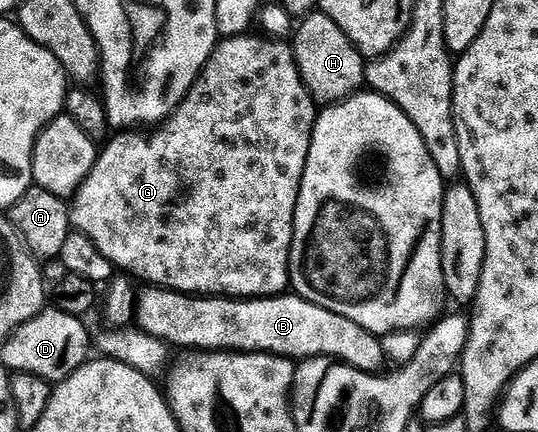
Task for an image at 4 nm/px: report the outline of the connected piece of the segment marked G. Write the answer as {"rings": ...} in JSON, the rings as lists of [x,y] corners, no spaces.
{"rings":[[[251,37],[223,38],[220,41],[211,61],[203,69],[202,76],[195,81],[195,87],[187,95],[187,101],[178,107],[177,112],[172,113],[160,134],[151,134],[146,138],[143,135],[146,133],[143,132],[116,133],[115,139],[112,137],[98,151],[95,167],[89,172],[89,176],[70,203],[72,227],[78,233],[89,236],[89,240],[93,240],[93,244],[97,244],[97,248],[101,248],[103,255],[120,271],[128,270],[123,272],[144,278],[152,287],[177,290],[180,294],[192,296],[226,296],[240,300],[279,296],[288,289],[291,280],[291,245],[297,196],[301,180],[305,176],[311,133],[317,117],[317,103],[311,99],[311,94],[301,80],[294,49],[283,40]]]}

